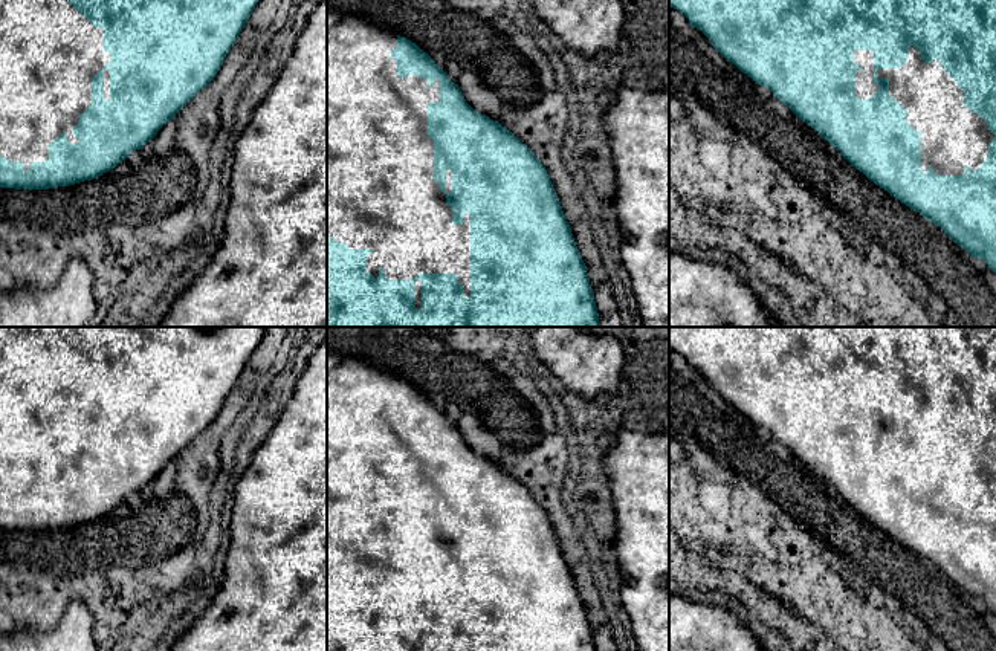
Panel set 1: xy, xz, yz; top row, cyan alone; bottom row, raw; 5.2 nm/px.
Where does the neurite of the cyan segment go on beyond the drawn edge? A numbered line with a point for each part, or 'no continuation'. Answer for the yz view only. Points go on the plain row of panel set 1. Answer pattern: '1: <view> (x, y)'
1: yz (952, 479)

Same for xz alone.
1: xz (381, 535)

